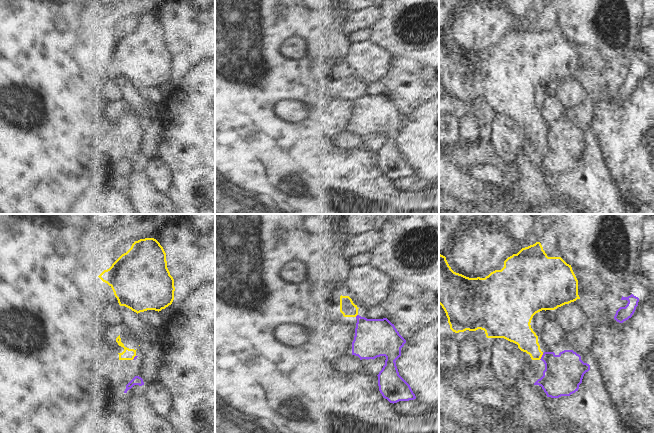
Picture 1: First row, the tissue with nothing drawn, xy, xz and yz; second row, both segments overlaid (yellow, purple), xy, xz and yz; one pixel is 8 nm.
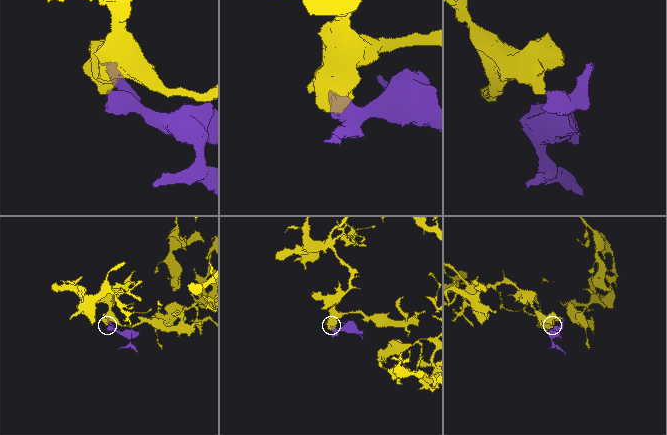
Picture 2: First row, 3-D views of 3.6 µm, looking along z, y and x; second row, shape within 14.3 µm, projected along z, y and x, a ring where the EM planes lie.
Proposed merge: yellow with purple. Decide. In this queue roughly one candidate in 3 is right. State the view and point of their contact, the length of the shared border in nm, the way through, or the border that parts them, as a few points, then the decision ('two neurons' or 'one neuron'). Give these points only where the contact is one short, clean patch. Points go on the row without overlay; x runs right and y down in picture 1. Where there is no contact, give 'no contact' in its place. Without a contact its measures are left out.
meets yellow in yz at (541, 132); contact 70 nm long; border along yz (543, 129), (539, 135); two neurons

